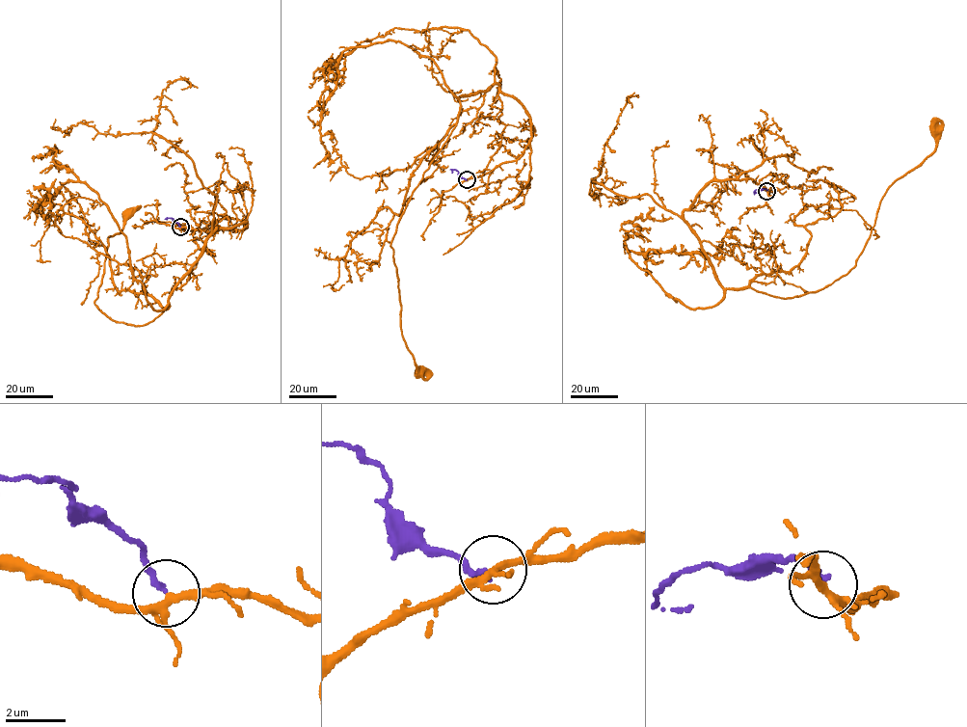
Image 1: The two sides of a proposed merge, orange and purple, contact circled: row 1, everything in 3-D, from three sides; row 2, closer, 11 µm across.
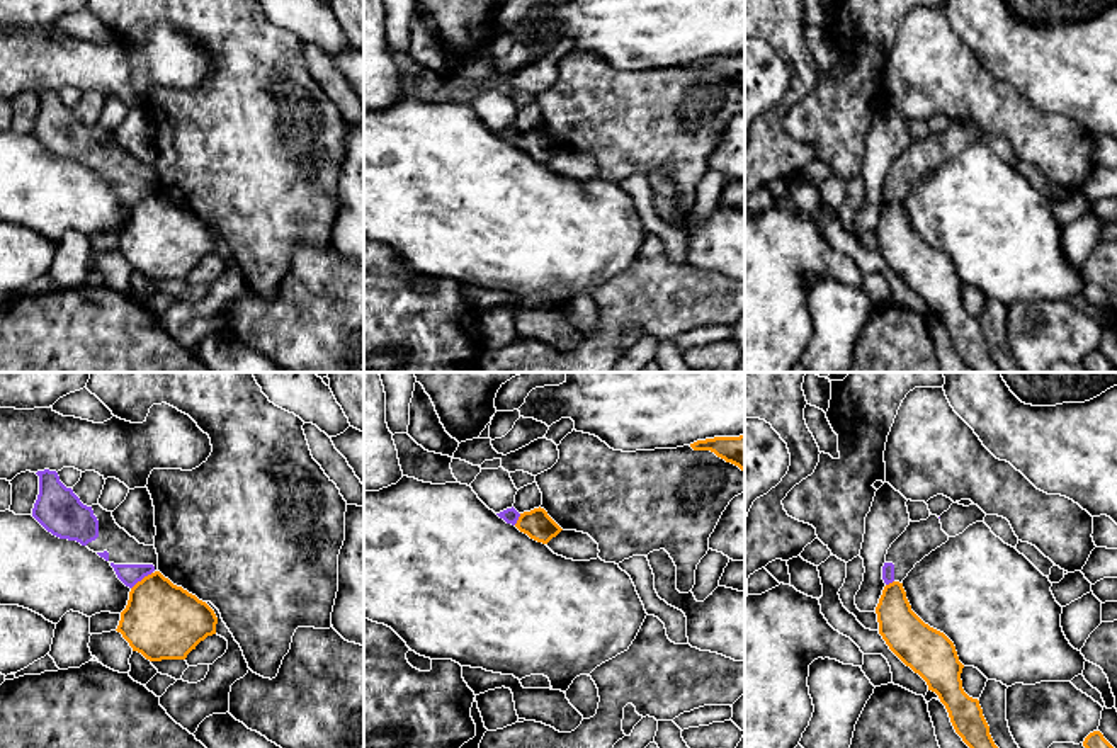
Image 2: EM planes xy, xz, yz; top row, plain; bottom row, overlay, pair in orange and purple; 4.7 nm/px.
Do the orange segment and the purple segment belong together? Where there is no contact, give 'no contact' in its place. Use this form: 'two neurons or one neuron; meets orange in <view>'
two neurons; meets orange in xy

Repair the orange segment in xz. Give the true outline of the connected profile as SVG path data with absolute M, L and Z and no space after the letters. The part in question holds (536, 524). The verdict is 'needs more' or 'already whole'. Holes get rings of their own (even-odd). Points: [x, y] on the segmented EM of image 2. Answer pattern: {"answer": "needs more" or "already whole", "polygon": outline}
{"answer": "already whole", "polygon": "M534 508L520 513L515 527L527 534L530 539L547 544L563 529L547 515L544 508Z"}

